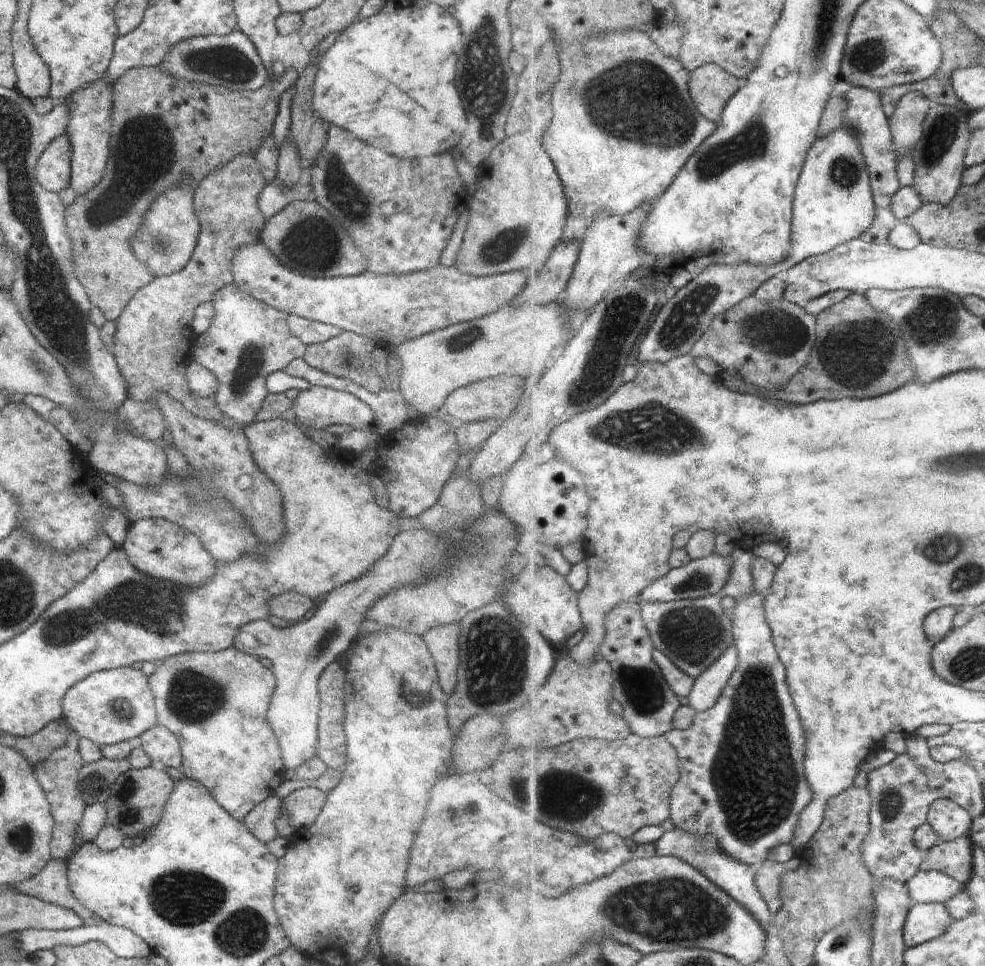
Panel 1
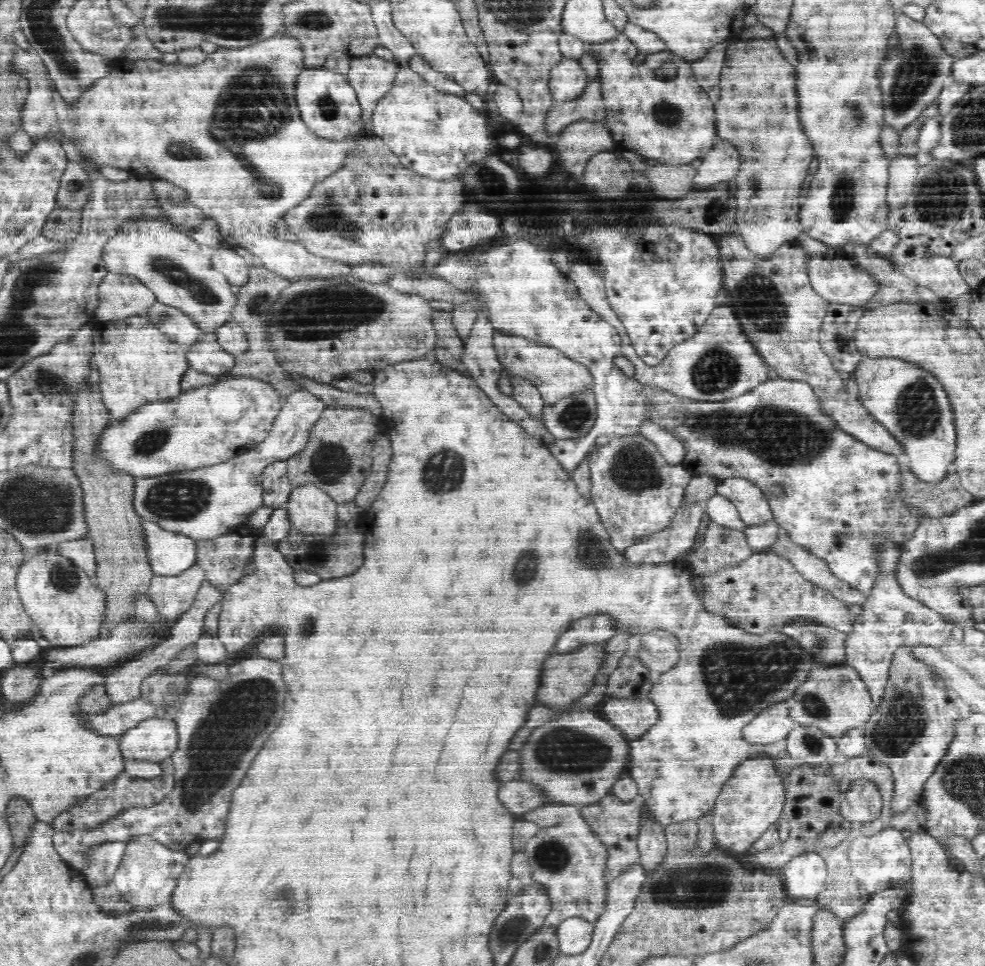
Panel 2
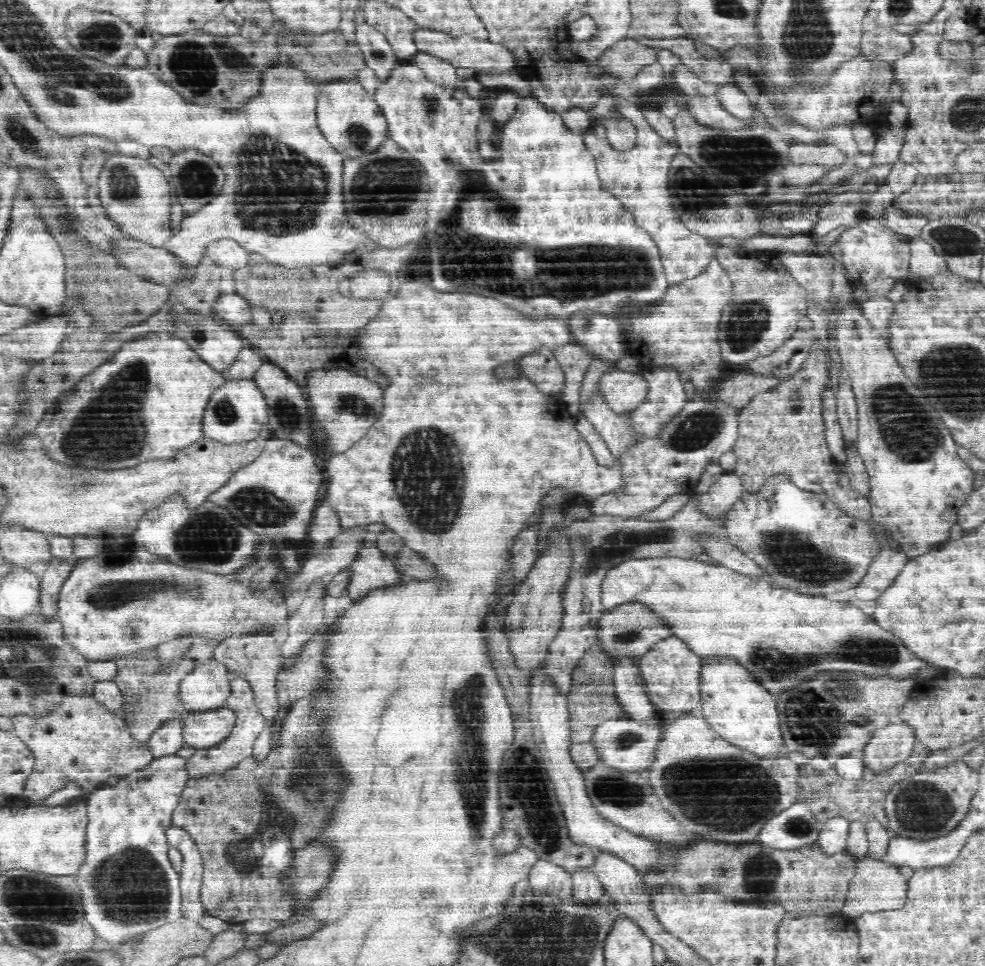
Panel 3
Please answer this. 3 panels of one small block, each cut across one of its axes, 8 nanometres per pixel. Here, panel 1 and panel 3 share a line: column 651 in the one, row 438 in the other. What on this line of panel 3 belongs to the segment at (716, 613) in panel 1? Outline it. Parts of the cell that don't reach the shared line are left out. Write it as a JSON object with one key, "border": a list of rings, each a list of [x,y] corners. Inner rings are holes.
{"border":[[[600,382],[589,395],[586,400],[581,400],[578,415],[592,424],[617,458],[617,454],[639,433],[629,430],[624,414],[619,415],[612,410]]]}

